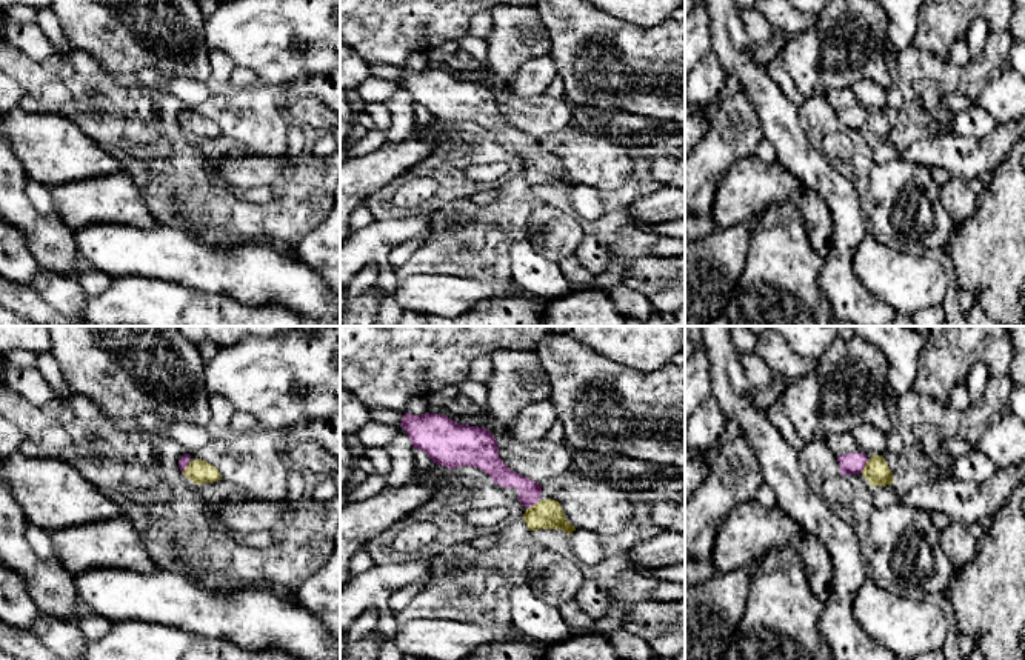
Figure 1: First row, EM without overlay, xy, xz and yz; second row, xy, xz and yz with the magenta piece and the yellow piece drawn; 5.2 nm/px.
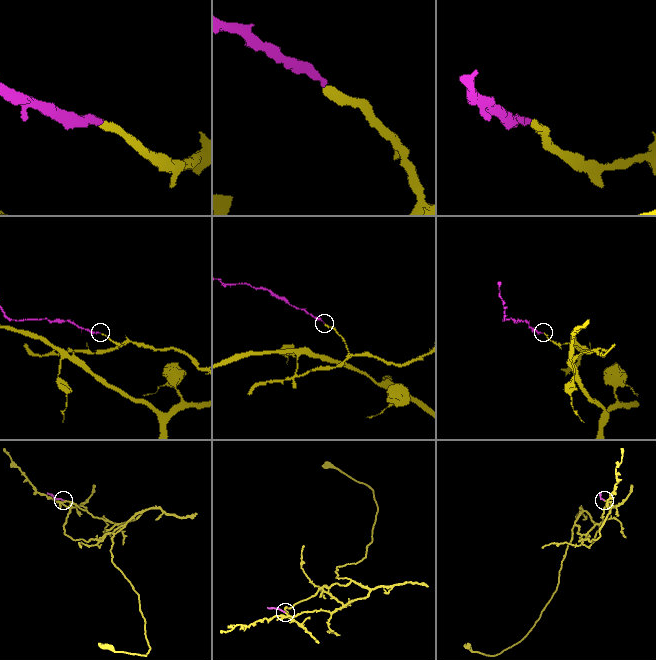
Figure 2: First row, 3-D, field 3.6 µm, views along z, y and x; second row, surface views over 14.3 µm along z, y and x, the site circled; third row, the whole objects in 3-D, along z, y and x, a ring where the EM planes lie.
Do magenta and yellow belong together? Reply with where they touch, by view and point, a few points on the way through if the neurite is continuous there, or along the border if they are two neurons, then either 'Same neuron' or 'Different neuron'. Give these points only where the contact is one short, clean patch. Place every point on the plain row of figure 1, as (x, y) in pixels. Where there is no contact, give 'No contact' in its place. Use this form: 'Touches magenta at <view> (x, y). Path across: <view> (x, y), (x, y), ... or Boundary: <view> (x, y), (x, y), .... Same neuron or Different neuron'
Touches magenta at yz (864, 122). Path across: yz (850, 119), (864, 122), (876, 126). Same neuron

